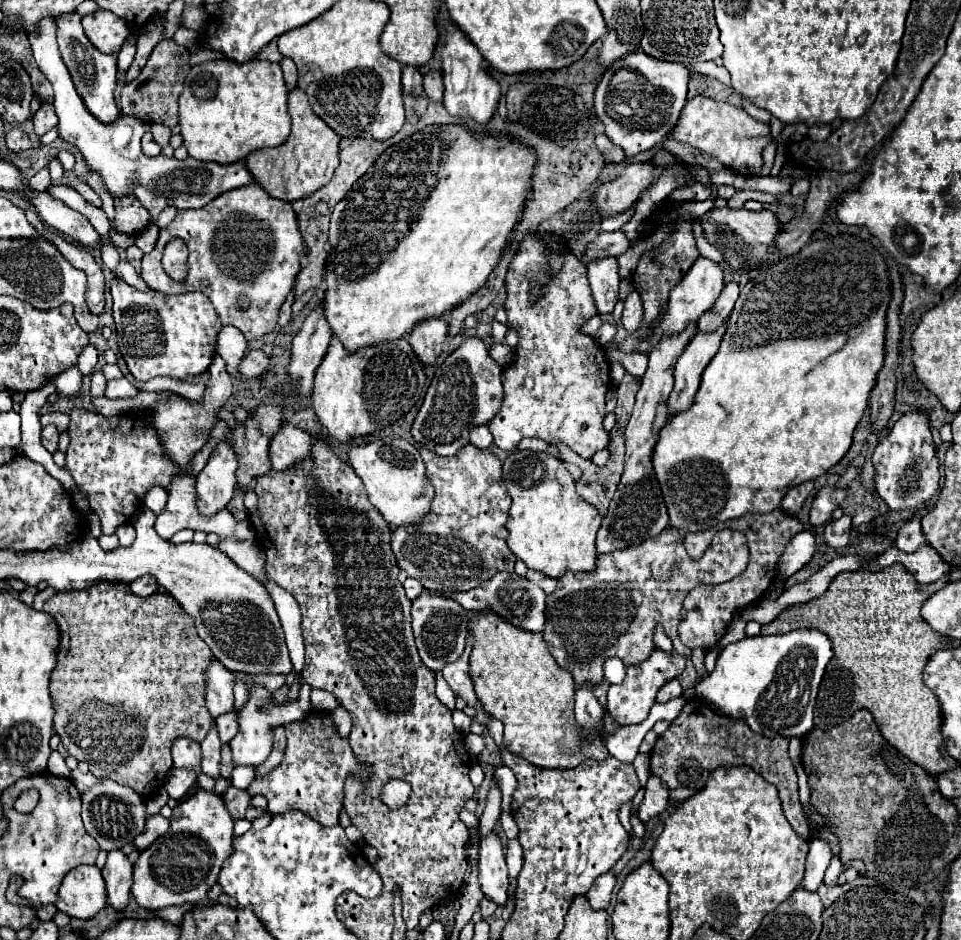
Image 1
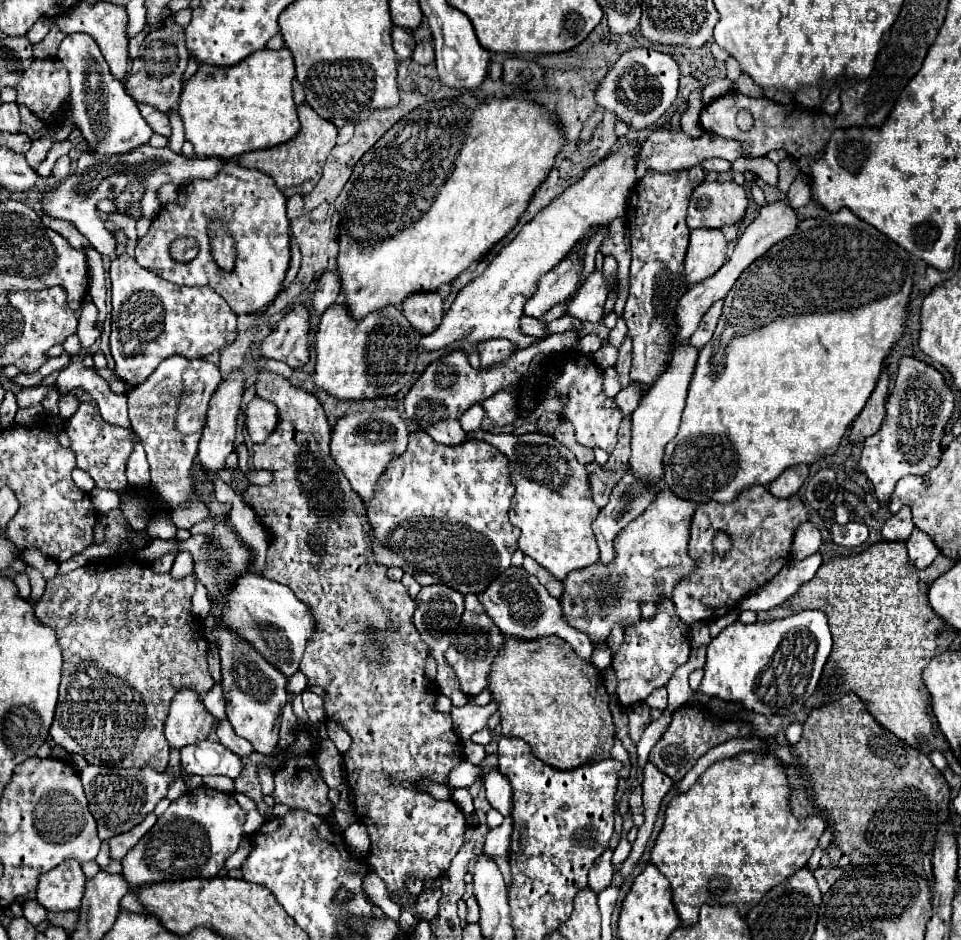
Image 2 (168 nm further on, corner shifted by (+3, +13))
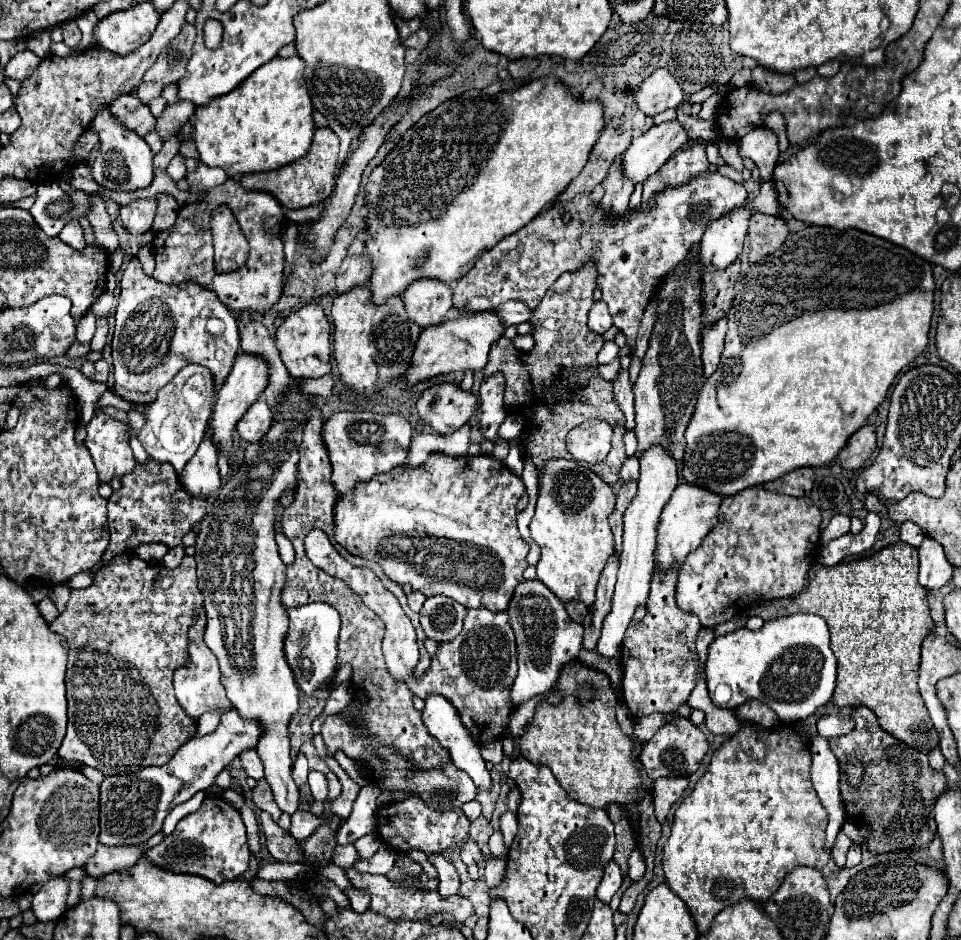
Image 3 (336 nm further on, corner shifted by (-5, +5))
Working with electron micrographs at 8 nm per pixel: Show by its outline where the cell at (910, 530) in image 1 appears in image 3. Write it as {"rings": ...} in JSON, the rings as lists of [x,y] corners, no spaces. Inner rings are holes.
{"rings":[[[903,522],[901,530],[899,530],[899,536],[901,536],[903,542],[907,542],[907,544],[911,544],[915,548],[919,548],[921,542],[923,542],[923,538],[925,538],[923,530],[917,524],[913,524],[913,522]]]}

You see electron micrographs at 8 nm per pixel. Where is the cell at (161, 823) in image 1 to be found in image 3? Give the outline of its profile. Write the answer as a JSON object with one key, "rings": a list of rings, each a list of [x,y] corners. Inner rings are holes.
{"rings":[[[99,844],[97,852],[85,864],[85,870],[89,872],[89,876],[103,878],[105,874],[131,868],[133,864],[137,864],[137,860],[143,856],[143,852],[145,852],[145,844],[137,844],[137,848],[125,848],[125,846],[107,848],[107,846]]]}

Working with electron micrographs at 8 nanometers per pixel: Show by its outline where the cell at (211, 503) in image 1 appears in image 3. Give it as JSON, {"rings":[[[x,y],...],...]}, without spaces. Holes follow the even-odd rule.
{"rings":[[[239,354],[235,364],[233,364],[231,374],[225,380],[225,384],[217,390],[217,402],[215,402],[215,408],[213,408],[211,422],[209,422],[213,444],[221,454],[231,456],[231,452],[233,452],[233,432],[237,430],[237,422],[249,410],[249,406],[259,398],[259,394],[265,390],[265,386],[267,386],[267,364],[257,356]]]}

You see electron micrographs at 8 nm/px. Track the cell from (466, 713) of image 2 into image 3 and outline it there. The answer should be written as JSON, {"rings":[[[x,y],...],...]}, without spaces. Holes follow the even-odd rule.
{"rings":[[[523,580],[515,588],[507,614],[515,632],[519,654],[519,674],[513,682],[509,698],[513,708],[517,708],[537,694],[547,694],[553,688],[557,676],[560,676],[561,668],[579,656],[583,650],[583,626],[569,618],[563,602],[557,600],[557,596],[553,596],[553,592],[549,592],[541,580]]]}

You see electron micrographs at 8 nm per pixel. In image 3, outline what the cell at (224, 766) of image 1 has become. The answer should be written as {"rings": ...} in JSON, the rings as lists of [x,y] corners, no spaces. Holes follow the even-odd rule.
{"rings":[[[265,778],[257,782],[257,786],[253,788],[253,792],[251,792],[251,794],[253,794],[253,796],[251,796],[251,800],[253,800],[253,804],[255,804],[259,810],[269,812],[269,814],[271,814],[271,818],[279,818],[279,816],[281,816],[281,810],[279,810],[279,806],[277,806],[277,804],[275,804],[275,800],[273,800],[271,786],[267,784],[267,780],[265,780]]]}

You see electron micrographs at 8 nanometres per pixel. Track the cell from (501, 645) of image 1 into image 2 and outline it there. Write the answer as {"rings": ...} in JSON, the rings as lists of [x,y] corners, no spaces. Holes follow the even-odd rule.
{"rings":[[[507,638],[501,656],[493,662],[489,690],[499,702],[501,734],[525,740],[547,766],[573,770],[609,758],[615,726],[601,672],[593,664],[581,662],[561,638],[531,642]]]}

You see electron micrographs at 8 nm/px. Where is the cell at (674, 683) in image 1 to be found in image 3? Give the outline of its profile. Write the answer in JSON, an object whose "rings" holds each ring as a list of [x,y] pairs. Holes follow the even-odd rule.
{"rings":[[[649,714],[647,718],[641,718],[635,722],[635,730],[633,730],[633,736],[639,738],[641,742],[647,742],[661,726],[667,724],[667,714]]]}

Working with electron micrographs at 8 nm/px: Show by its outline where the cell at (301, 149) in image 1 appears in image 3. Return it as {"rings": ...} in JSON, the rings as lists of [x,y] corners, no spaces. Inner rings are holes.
{"rings":[[[317,128],[315,134],[313,134],[313,144],[303,158],[299,158],[291,164],[285,164],[277,170],[245,174],[245,176],[241,176],[241,184],[249,190],[271,192],[289,210],[305,208],[305,206],[311,206],[311,204],[325,200],[333,192],[333,176],[335,176],[337,154],[339,154],[337,136],[333,136],[333,132],[329,132],[329,128]]]}

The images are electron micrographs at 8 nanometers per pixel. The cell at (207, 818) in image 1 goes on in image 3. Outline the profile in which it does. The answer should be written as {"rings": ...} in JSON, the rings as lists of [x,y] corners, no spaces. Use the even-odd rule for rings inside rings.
{"rings":[[[207,796],[203,806],[197,812],[185,816],[173,834],[165,836],[161,844],[145,852],[145,858],[163,870],[203,876],[215,884],[235,880],[239,874],[243,874],[247,870],[249,856],[251,850],[247,844],[247,830],[241,812],[221,796]]]}

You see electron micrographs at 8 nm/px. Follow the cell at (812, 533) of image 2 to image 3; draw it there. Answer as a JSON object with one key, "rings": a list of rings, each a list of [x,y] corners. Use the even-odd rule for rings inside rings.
{"rings":[[[839,514],[839,516],[833,516],[831,522],[829,522],[829,526],[821,532],[819,544],[825,546],[827,542],[839,538],[839,536],[845,534],[845,532],[849,532],[849,516],[841,516],[841,514]]]}

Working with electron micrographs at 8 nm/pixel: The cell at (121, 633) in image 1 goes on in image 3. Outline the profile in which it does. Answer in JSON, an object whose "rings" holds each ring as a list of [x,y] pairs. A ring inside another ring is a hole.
{"rings":[[[127,552],[117,556],[109,568],[101,568],[89,588],[71,590],[71,598],[49,628],[65,636],[69,644],[67,662],[67,734],[59,756],[75,760],[109,774],[131,774],[145,766],[163,766],[177,748],[193,738],[197,724],[177,704],[173,692],[173,672],[189,662],[189,628],[203,596],[197,588],[195,558],[185,556],[181,566],[169,570],[163,564],[149,564]]]}

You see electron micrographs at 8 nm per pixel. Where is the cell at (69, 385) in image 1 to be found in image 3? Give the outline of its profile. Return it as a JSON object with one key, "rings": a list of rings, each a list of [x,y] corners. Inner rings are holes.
{"rings":[[[89,310],[89,312],[79,320],[75,338],[77,338],[79,344],[89,344],[91,338],[93,338],[93,334],[95,334],[95,316],[93,316],[93,312]]]}

